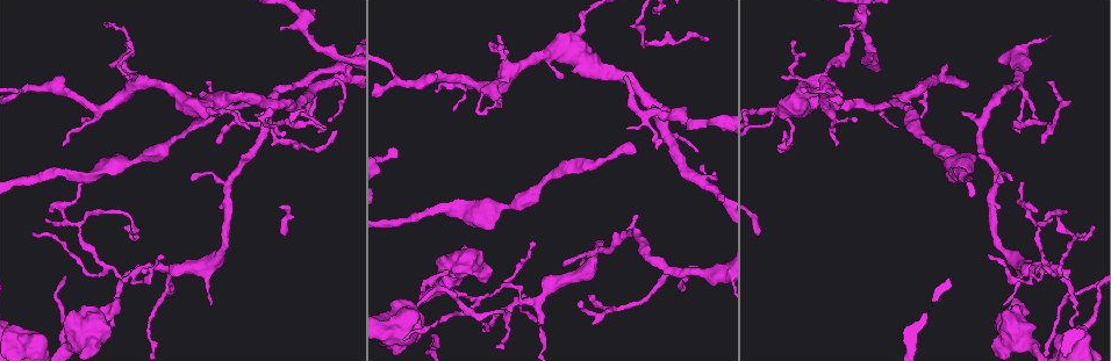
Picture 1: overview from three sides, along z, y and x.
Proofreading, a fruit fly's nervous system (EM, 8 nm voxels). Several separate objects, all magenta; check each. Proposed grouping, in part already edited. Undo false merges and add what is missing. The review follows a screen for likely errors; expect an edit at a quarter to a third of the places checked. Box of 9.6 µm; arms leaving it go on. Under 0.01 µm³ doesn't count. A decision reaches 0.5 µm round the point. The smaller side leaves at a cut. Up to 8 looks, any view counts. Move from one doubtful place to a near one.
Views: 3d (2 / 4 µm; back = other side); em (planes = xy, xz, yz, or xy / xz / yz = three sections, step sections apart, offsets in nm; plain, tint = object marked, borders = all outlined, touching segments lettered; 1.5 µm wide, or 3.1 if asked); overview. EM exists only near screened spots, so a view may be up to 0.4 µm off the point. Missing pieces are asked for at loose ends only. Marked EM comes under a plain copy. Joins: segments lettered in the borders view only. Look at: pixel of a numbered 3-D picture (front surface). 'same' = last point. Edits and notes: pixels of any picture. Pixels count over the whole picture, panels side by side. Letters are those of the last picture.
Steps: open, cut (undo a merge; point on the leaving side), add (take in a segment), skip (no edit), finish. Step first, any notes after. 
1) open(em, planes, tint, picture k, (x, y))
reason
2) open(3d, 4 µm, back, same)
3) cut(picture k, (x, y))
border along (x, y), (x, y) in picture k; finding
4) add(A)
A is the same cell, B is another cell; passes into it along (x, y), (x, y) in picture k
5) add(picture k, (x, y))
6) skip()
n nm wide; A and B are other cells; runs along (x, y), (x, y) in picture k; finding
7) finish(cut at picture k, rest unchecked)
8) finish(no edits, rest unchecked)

open(3d, 2 µm, picture 1, (1040, 140))

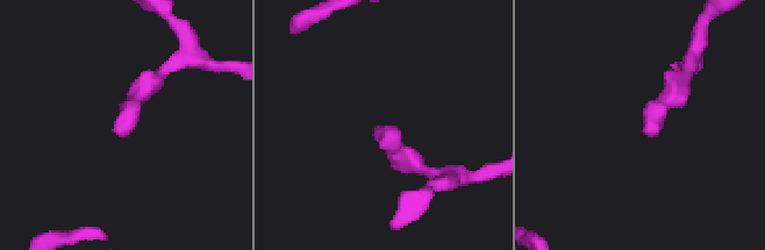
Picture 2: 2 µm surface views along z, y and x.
open(em, planes, borders, picture 2, (645, 131))
shape alone is not enough

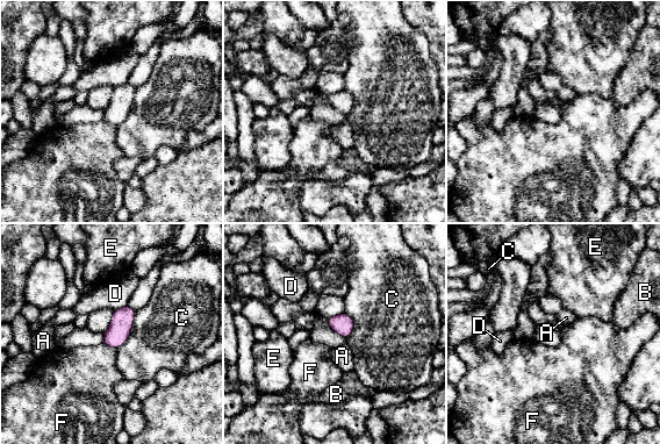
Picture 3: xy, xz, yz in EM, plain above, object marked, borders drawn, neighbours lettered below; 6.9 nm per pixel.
skip()
150 nm wide; A, B, C, D, E and F are other cells; border along (136, 310), (130, 335), (116, 349) in picture 3; none of them fits

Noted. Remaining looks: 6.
open(em, xz, step 8, borders, picture 1, (79, 185))
free end

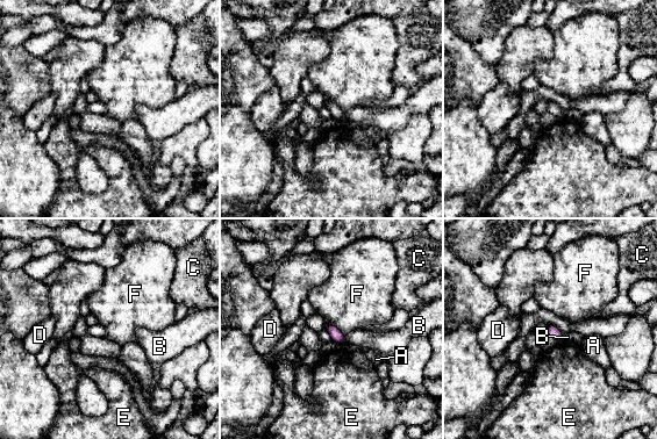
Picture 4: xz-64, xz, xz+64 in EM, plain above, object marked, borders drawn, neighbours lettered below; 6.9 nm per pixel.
open(em, planes, borders, same)
another direction

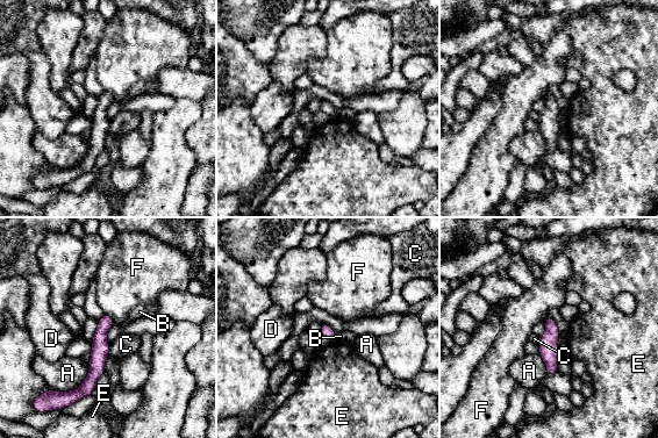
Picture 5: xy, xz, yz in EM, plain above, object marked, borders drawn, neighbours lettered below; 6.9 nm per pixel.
skip()
A, B, C, D, E and F are other cells; border along (105, 314), (108, 314), (115, 322) in picture 5; none of them fits

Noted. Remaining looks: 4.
open(3d, 2 µm, picture 1, (487, 208))

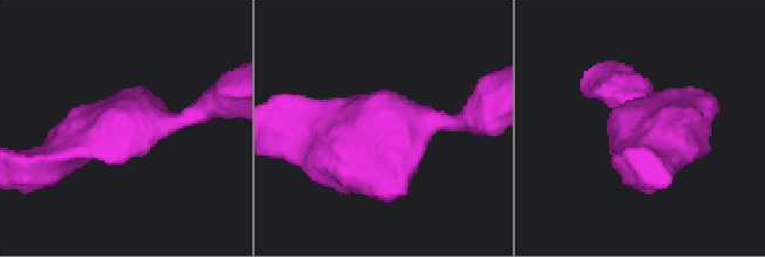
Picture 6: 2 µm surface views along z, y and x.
open(em, planes, tint, picture 6, (121, 129))
now the EM

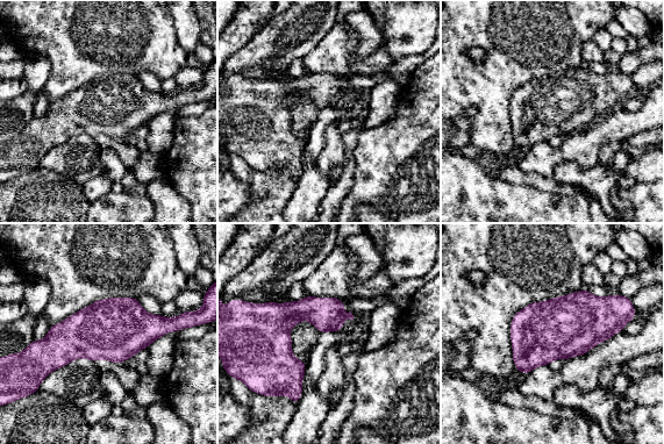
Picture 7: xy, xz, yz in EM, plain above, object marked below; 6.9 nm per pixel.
open(em, planes, borders, same)

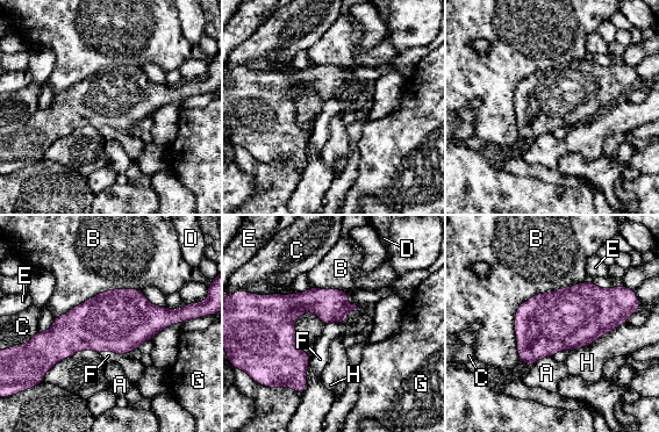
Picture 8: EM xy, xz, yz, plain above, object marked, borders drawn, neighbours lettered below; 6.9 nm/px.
skip()
A, B, C, D, E, F, G and H are other cells; border along (100, 353), (112, 351), (122, 355) in picture 8; one cell here

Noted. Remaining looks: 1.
finish(no edits, rest unchecked)

